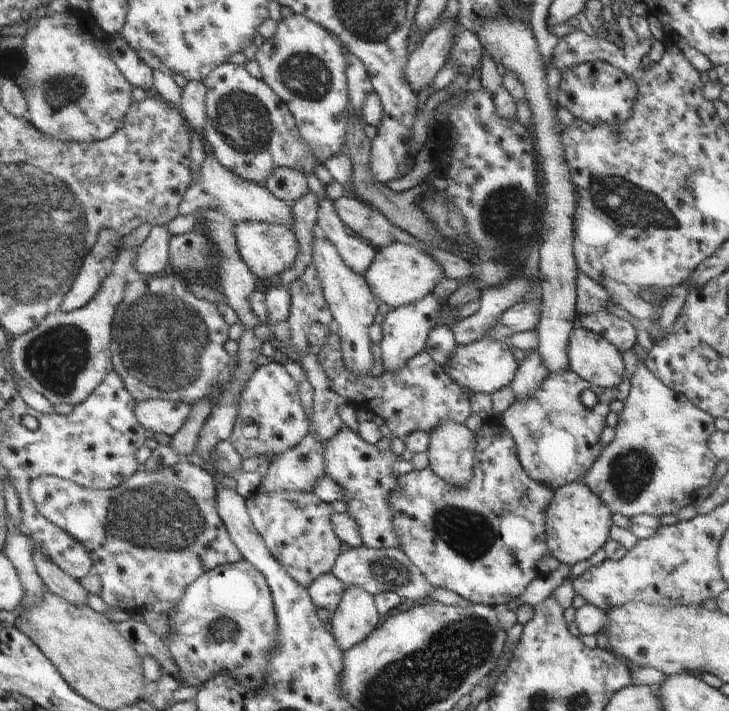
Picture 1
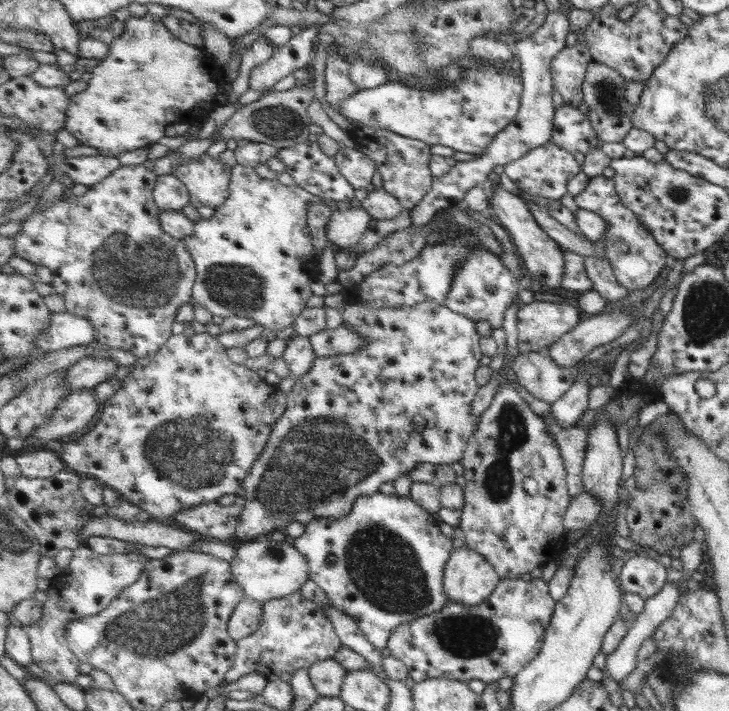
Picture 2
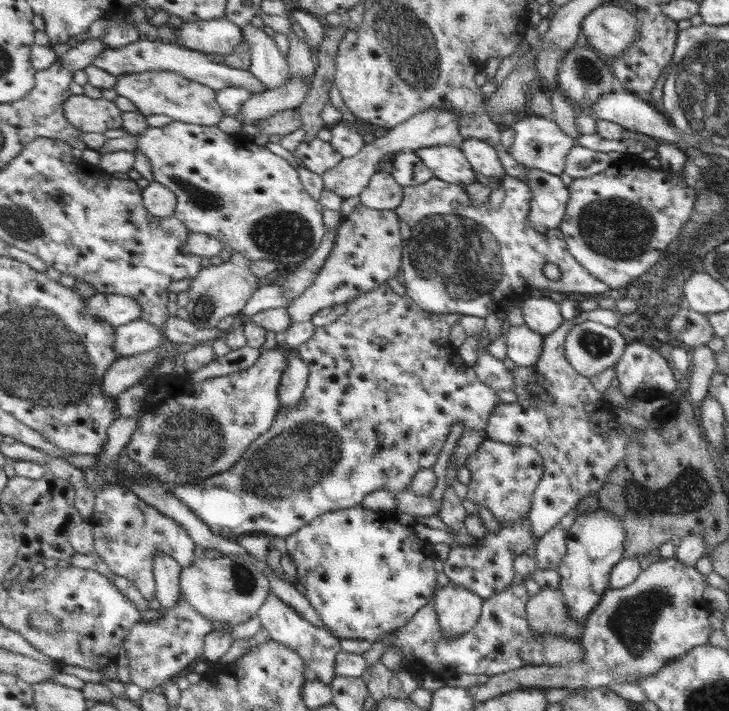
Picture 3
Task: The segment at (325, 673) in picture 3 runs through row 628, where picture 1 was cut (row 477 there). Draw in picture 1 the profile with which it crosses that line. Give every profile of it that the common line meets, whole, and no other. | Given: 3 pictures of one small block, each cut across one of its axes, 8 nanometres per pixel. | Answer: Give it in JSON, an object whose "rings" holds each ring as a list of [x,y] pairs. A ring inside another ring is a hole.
{"rings":[[[313,430],[301,441],[295,449],[280,454],[271,461],[266,477],[261,480],[263,490],[279,492],[306,492],[314,493],[315,487],[328,476],[326,471],[326,448],[320,436]]]}

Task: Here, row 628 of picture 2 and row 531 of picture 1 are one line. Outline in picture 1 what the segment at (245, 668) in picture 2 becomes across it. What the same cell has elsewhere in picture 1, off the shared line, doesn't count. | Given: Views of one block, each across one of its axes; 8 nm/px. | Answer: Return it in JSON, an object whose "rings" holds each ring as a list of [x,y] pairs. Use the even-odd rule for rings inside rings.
{"rings":[[[259,490],[247,499],[249,516],[279,564],[306,589],[322,574],[332,572],[343,541],[335,534],[333,508],[315,493]]]}

